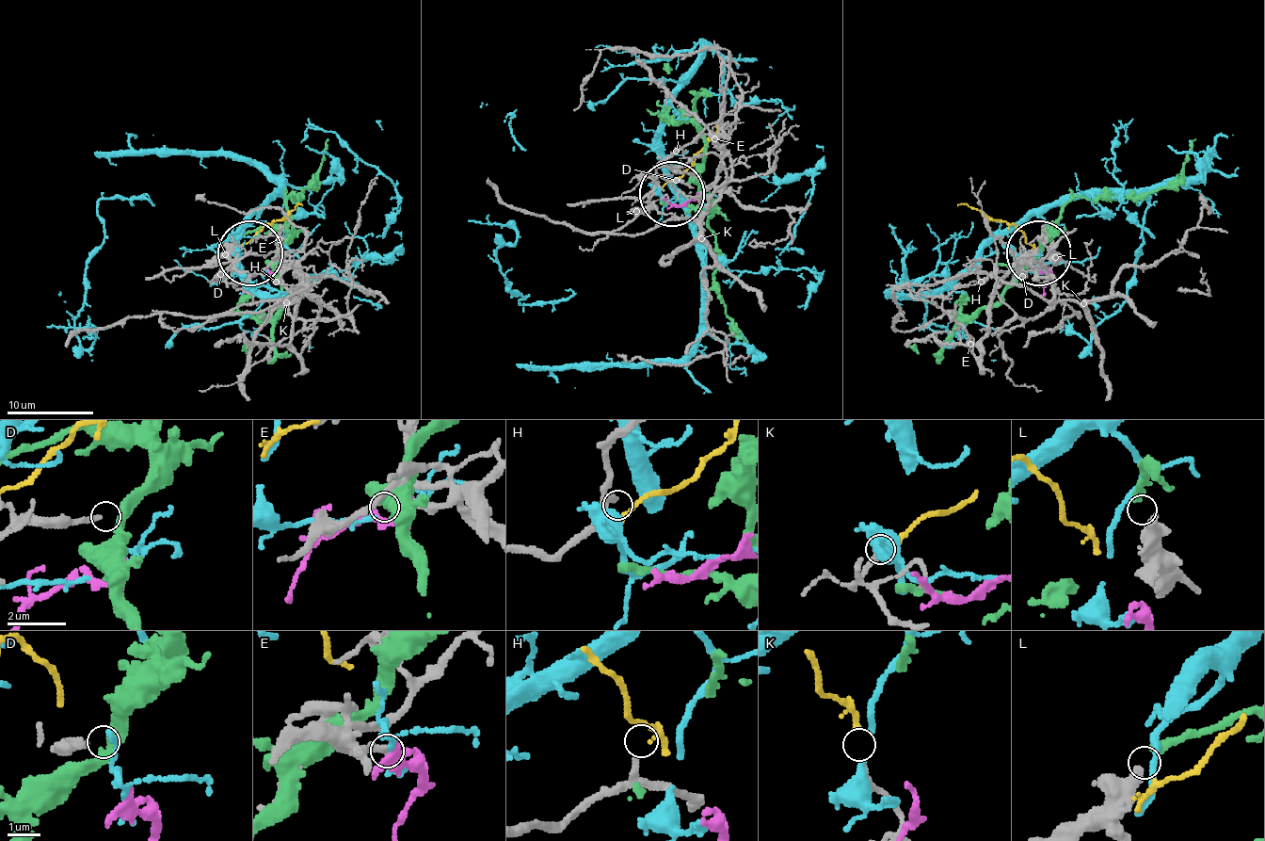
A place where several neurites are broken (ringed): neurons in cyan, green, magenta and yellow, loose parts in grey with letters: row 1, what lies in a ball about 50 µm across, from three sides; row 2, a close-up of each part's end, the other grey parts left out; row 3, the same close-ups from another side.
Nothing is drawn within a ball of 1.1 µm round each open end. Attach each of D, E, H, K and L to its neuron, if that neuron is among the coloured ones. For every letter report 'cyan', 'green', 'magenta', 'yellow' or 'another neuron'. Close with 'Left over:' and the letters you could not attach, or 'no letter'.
D: another neuron
E: magenta
H: another neuron
K: yellow
L: green
Left over: D, H

